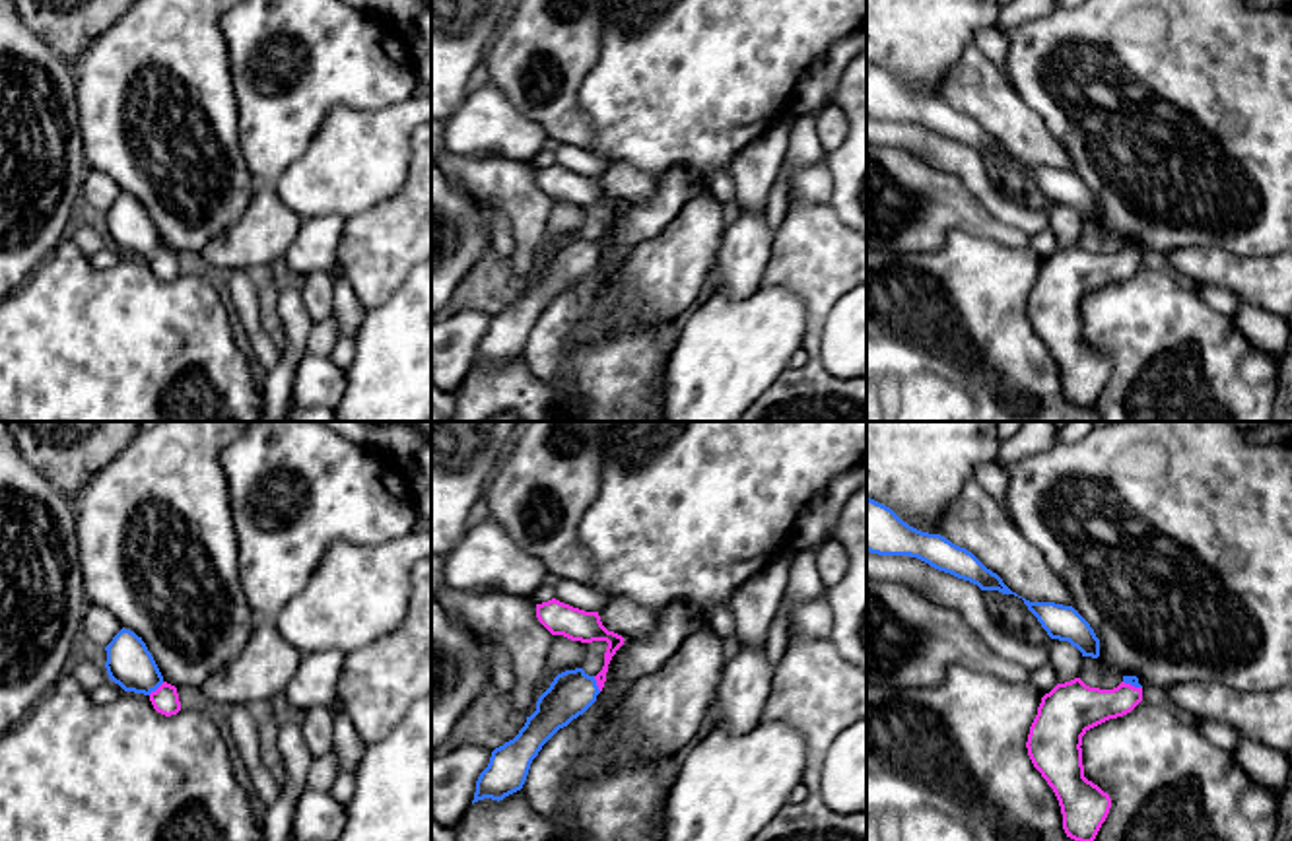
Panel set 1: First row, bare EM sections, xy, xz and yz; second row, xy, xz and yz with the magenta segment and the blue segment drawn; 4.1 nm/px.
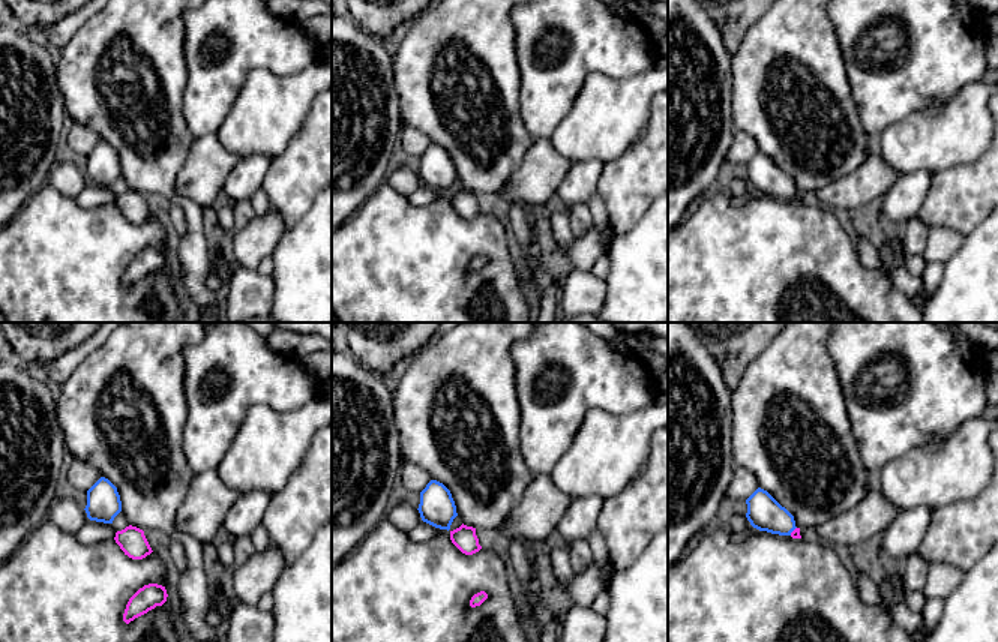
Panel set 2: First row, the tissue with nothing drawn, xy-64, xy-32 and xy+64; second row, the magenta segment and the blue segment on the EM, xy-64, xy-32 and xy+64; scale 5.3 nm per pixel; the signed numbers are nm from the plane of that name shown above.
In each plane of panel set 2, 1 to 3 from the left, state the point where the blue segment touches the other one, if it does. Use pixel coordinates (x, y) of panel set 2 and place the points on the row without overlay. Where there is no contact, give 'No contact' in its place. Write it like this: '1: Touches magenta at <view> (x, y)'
1: No contact
2: No contact
3: Touches magenta at xy+64 (793, 195)

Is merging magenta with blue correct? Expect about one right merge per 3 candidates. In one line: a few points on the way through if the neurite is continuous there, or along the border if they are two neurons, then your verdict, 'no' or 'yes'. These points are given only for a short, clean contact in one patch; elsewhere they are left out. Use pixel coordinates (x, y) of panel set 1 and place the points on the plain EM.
runs through xy (166, 265), (158, 253), (129, 228); yes

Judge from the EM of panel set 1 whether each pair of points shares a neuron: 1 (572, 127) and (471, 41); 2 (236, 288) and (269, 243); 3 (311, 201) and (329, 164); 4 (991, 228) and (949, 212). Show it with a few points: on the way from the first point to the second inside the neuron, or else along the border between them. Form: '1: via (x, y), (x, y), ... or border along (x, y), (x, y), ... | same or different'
1: border along (508, 20), (482, 59) | different
2: border along (232, 270), (247, 270), (251, 274) | different
3: via (311, 191), (325, 173) | same
4: via (982, 222), (966, 212), (958, 212) | same

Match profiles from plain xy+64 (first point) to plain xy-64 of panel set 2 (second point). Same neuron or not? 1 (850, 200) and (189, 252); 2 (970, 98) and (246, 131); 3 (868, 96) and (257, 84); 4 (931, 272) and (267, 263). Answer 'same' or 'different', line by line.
1: different
2: same
3: different
4: same

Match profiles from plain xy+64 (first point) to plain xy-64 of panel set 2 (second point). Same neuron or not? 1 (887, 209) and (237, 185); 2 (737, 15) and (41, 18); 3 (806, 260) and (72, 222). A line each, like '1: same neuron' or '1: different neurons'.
1: same neuron
2: same neuron
3: same neuron

